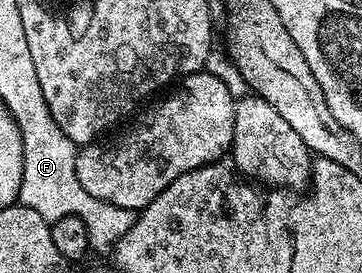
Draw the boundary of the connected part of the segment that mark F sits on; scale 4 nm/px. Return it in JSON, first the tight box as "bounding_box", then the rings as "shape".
{"bounding_box":[18,108,137,251],"shape":[[[36,108],[26,110],[38,140],[25,140],[22,143],[22,176],[18,191],[19,203],[36,210],[44,220],[51,224],[62,216],[78,216],[88,230],[89,244],[93,251],[111,249],[118,239],[130,229],[137,220],[133,209],[117,207],[102,199],[92,198],[76,176],[74,164],[77,145],[71,142],[52,116],[38,118]]]}

